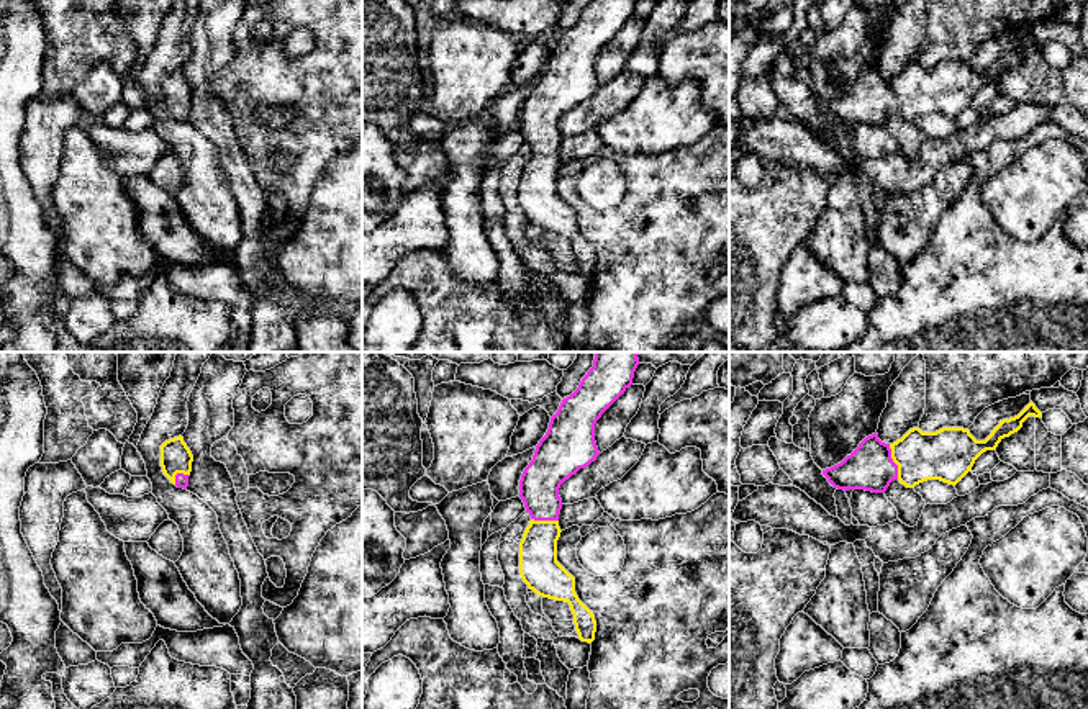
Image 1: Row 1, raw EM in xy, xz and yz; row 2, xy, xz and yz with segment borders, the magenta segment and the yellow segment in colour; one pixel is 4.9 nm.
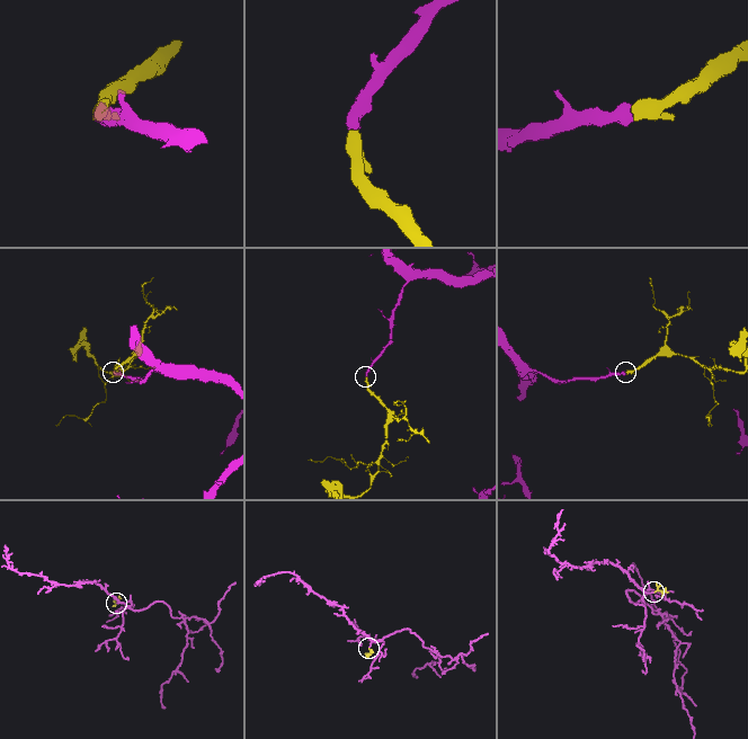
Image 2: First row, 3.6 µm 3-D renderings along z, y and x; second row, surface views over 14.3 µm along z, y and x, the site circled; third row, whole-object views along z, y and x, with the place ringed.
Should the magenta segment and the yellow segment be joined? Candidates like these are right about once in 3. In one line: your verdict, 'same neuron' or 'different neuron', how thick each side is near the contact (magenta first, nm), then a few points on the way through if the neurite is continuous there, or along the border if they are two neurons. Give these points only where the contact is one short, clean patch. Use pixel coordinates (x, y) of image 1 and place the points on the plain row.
same neuron | 220/240 nm | across yz (870, 100), (874, 97), (893, 95), (920, 89)

